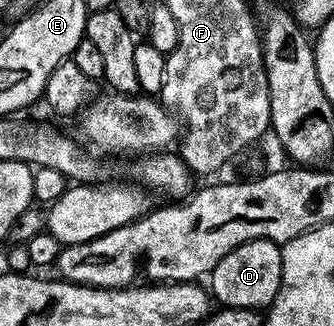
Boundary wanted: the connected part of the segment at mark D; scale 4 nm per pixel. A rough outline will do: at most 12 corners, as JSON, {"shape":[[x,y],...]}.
{"shape":[[251,241],[212,268],[221,306],[267,310],[280,290],[281,246]]}

